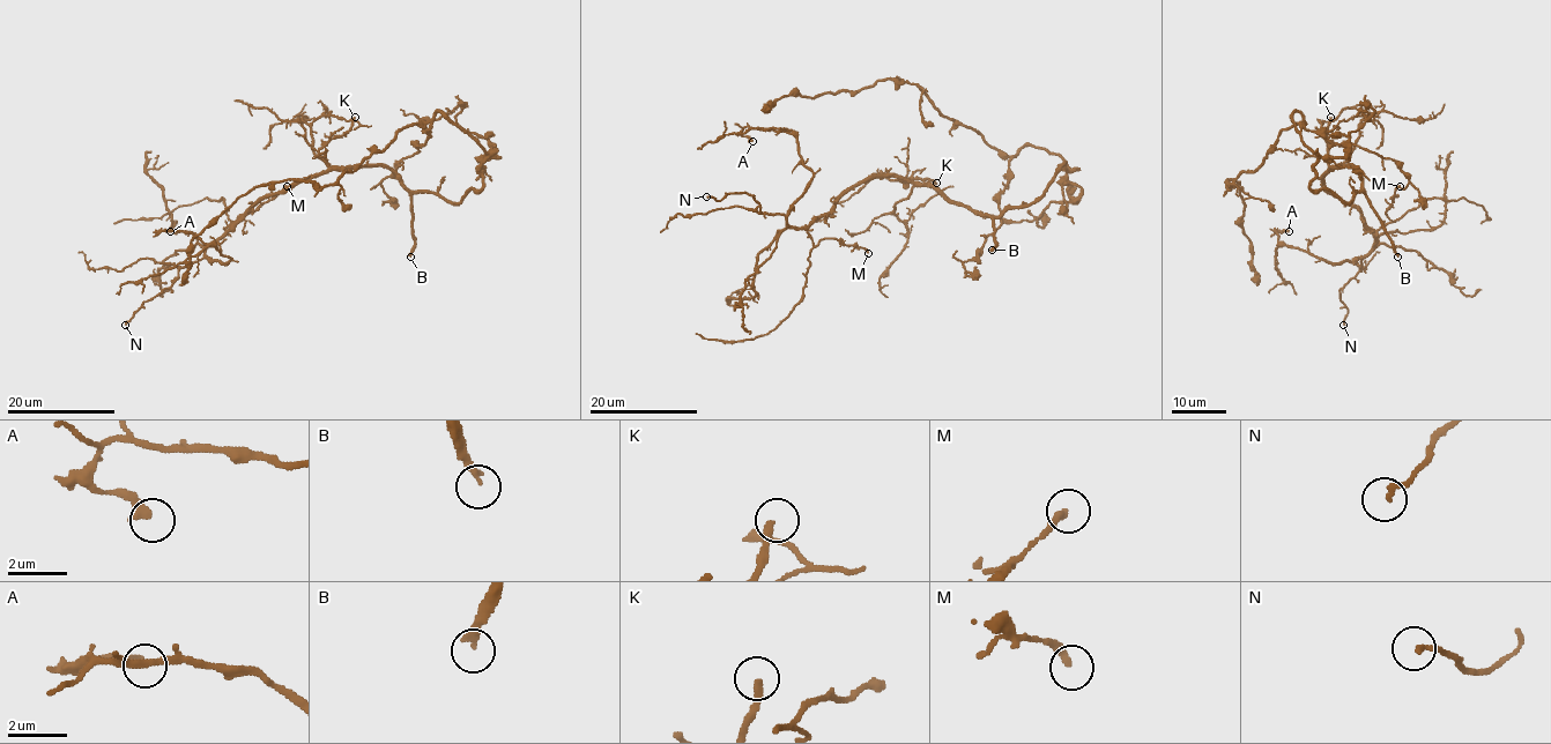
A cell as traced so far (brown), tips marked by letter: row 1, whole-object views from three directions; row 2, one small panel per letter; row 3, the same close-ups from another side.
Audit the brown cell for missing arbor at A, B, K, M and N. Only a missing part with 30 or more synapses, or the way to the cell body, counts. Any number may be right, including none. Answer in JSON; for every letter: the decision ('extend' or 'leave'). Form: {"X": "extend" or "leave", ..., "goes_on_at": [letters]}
{"A": "leave", "B": "extend", "K": "extend", "M": "leave", "N": "leave", "goes_on_at": ["B", "K"]}

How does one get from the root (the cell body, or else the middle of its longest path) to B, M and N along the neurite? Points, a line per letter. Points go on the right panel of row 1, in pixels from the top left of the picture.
B: (1349, 202), (1356, 192), (1365, 195), (1397, 257)
M: (1349, 202), (1364, 191), (1363, 175), (1337, 165), (1323, 184), (1373, 230), (1392, 221), (1385, 213), (1400, 186)
N: (1349, 202), (1364, 191), (1363, 175), (1337, 165), (1323, 184), (1374, 236), (1340, 290), (1343, 325)

